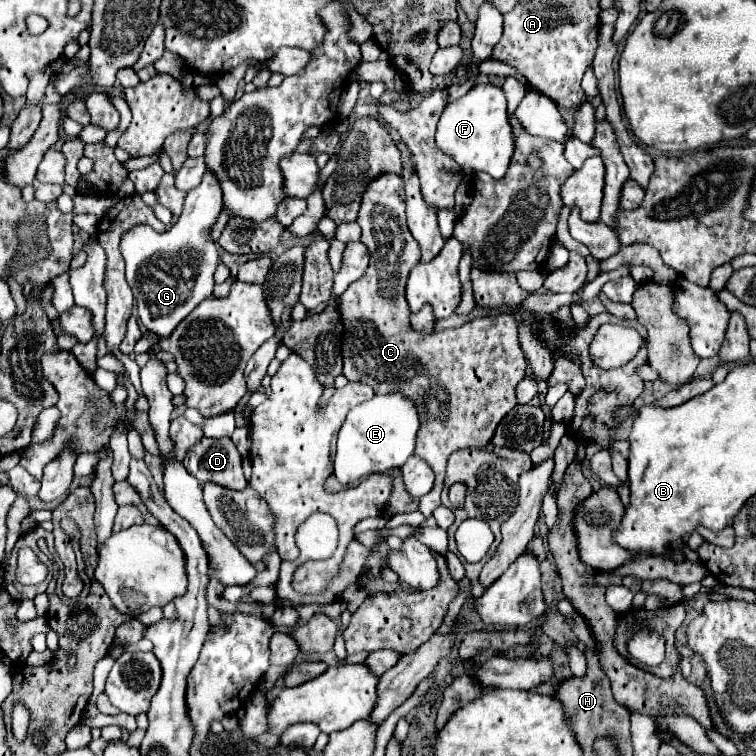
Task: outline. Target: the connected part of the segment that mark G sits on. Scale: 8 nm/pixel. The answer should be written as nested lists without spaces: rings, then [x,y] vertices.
[[[206,172],[198,188],[192,188],[192,192],[186,194],[184,212],[172,228],[158,234],[152,226],[138,224],[120,240],[120,252],[126,262],[126,280],[136,296],[140,322],[160,338],[168,338],[180,320],[212,296],[218,250],[210,232],[222,208],[220,180],[214,180],[212,172]]]

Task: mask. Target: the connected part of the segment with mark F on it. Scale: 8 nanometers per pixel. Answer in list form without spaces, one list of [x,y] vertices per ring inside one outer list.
[[[478,84],[460,100],[450,102],[438,122],[436,146],[452,156],[464,172],[488,172],[494,178],[502,178],[514,152],[514,134],[506,118],[506,98],[502,88]]]

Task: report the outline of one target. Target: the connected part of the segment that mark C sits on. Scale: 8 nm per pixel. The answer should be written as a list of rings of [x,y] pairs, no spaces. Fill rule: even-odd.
[[[382,174],[372,180],[362,196],[362,206],[358,214],[358,224],[362,226],[362,242],[370,250],[370,266],[366,274],[352,282],[348,290],[340,296],[338,312],[344,322],[344,340],[342,340],[342,358],[344,358],[344,376],[350,382],[362,382],[372,386],[374,394],[394,394],[400,392],[412,400],[418,408],[420,428],[416,434],[414,454],[428,462],[434,470],[434,488],[420,498],[420,512],[428,518],[434,508],[440,506],[440,492],[446,472],[448,456],[462,448],[484,448],[490,444],[496,426],[500,420],[518,404],[516,402],[516,384],[526,376],[526,358],[518,342],[516,320],[510,314],[484,316],[466,322],[460,328],[444,330],[444,336],[424,336],[410,328],[410,308],[406,304],[406,280],[410,270],[420,262],[420,246],[414,236],[408,232],[406,214],[404,214],[404,180],[396,174]]]

